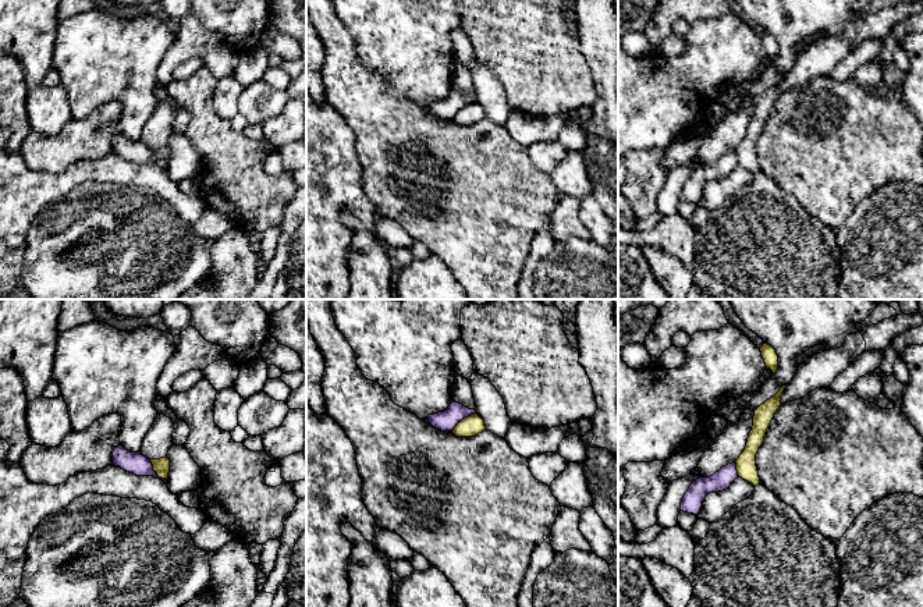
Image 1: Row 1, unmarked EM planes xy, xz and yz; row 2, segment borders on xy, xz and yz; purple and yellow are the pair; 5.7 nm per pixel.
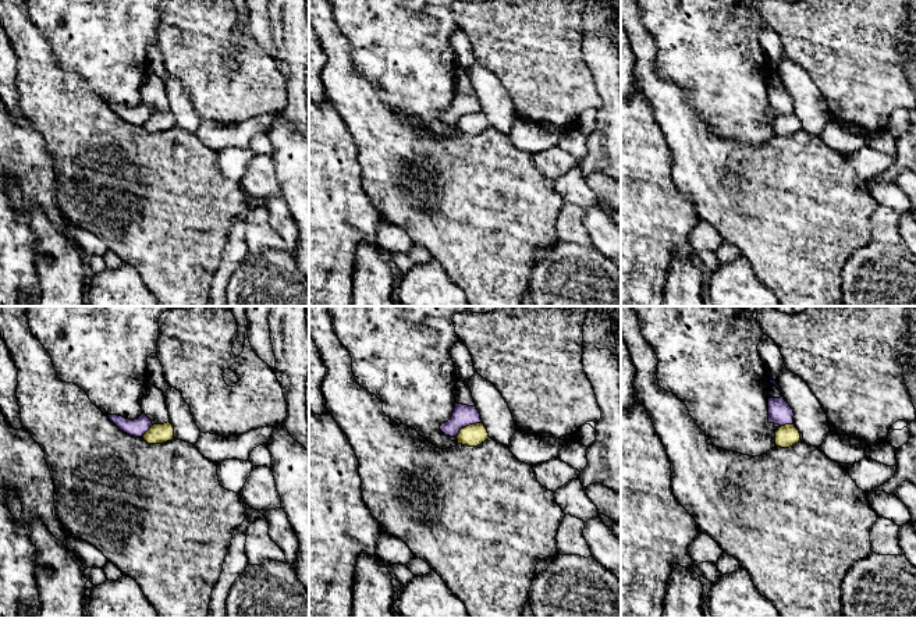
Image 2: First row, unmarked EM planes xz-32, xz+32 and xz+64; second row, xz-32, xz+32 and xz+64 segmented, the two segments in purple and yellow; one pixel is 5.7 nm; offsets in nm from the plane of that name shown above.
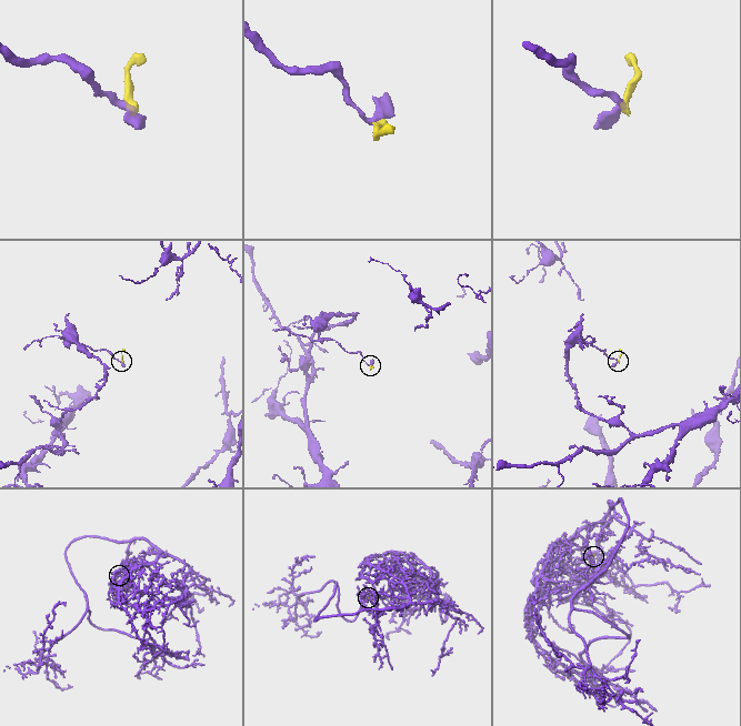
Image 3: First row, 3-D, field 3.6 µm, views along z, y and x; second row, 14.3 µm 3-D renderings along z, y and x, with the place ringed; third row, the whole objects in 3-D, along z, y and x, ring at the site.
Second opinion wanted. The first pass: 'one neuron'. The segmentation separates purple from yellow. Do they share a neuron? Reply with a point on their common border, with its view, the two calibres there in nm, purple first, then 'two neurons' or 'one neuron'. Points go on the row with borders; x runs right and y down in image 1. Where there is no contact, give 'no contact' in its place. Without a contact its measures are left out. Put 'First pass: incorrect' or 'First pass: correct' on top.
First pass: incorrect
meets purple in xy at (155, 472); 130 nm thick on the purple side, 100 nm on the other; two neurons

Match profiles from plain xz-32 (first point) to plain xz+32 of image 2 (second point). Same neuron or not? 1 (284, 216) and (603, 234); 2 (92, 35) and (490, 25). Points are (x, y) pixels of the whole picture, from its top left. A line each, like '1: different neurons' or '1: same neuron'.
1: same neuron
2: different neurons

